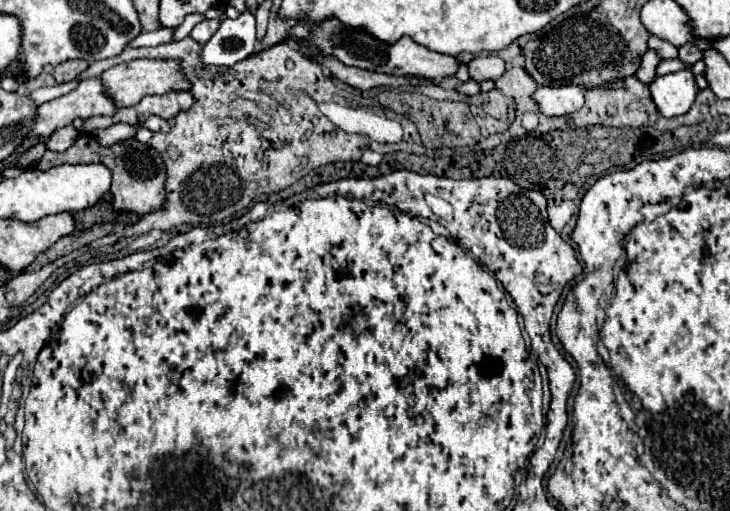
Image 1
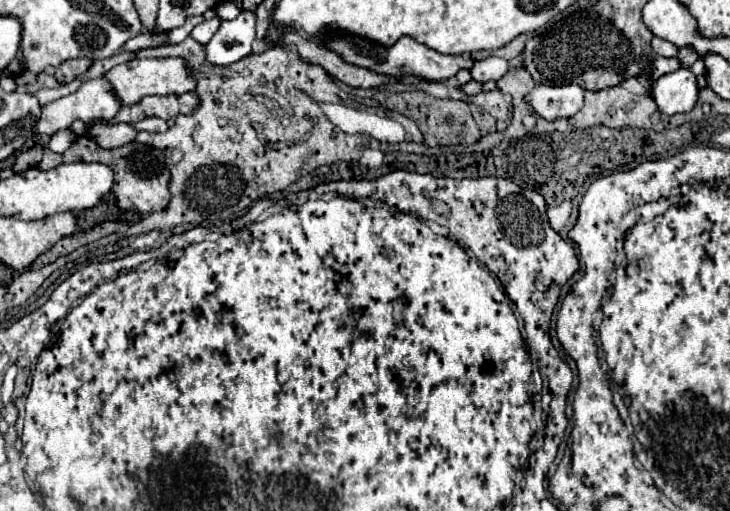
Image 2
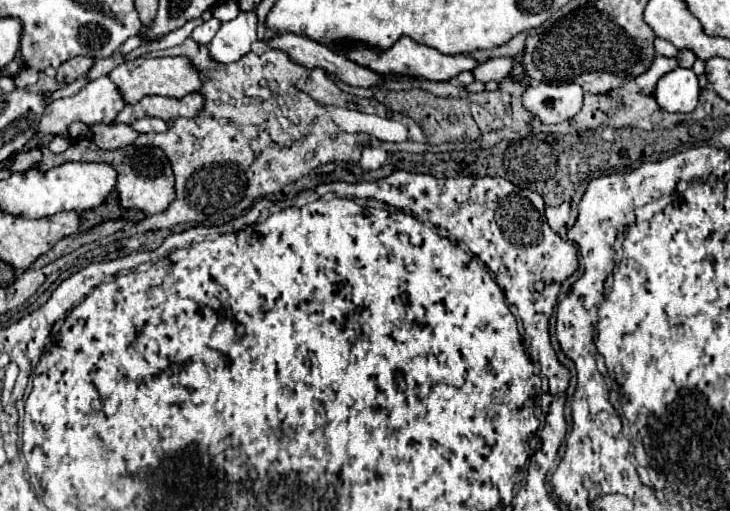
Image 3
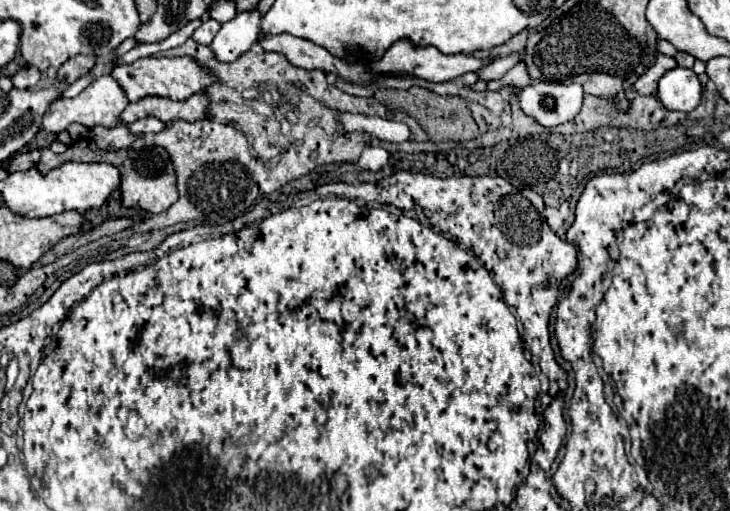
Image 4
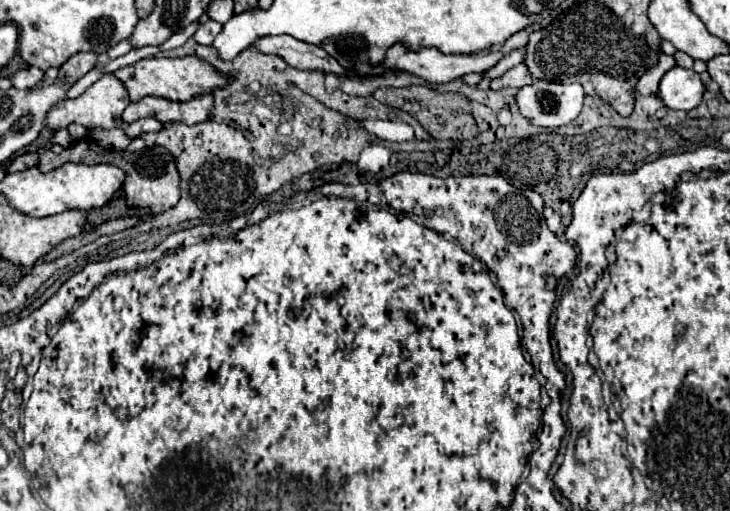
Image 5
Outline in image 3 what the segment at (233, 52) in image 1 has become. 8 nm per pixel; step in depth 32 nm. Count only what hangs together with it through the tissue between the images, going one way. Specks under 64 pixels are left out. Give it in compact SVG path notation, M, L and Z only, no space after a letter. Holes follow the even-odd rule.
M240 12L234 20L222 22L220 30L208 44L210 58L218 64L232 64L250 52L250 44L256 40L256 12Z

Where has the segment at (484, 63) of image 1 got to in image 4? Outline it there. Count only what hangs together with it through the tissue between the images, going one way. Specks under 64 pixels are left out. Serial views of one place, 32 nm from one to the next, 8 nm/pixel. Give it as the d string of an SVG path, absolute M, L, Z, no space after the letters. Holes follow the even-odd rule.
M510 54L510 56L504 56L504 58L496 58L496 60L492 60L492 64L486 64L486 66L480 68L480 72L476 72L476 74L478 74L478 78L484 80L484 82L498 80L498 78L502 78L518 60L520 60L518 54Z

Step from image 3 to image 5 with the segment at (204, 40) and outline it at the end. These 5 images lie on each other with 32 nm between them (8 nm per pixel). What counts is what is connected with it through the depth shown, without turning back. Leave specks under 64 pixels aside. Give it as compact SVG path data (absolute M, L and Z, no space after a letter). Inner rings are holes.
M208 20L206 24L202 24L202 26L196 30L196 34L194 34L192 38L194 38L198 44L210 46L220 30L222 30L222 24L218 24L218 22L214 22L214 20Z

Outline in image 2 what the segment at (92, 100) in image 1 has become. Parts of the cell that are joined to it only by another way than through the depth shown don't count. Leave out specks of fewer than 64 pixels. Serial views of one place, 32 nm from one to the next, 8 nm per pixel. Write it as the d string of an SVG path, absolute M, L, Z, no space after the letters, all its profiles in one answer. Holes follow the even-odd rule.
M104 78L84 80L82 86L76 92L72 92L72 94L68 94L64 98L58 98L58 100L42 106L42 114L40 114L40 120L36 122L34 132L36 134L48 134L48 136L52 136L58 130L68 128L76 118L80 118L82 122L90 122L90 120L112 120L118 110L120 110L120 102L118 102L116 94L112 92L112 86Z

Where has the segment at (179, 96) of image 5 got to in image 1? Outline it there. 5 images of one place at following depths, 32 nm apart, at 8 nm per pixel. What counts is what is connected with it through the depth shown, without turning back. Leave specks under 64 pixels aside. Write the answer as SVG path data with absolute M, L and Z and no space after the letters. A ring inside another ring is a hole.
M130 60L126 64L118 64L108 68L98 76L104 84L106 96L114 100L118 108L138 104L146 94L166 94L170 90L188 90L190 82L184 78L180 70L180 62L176 60Z

